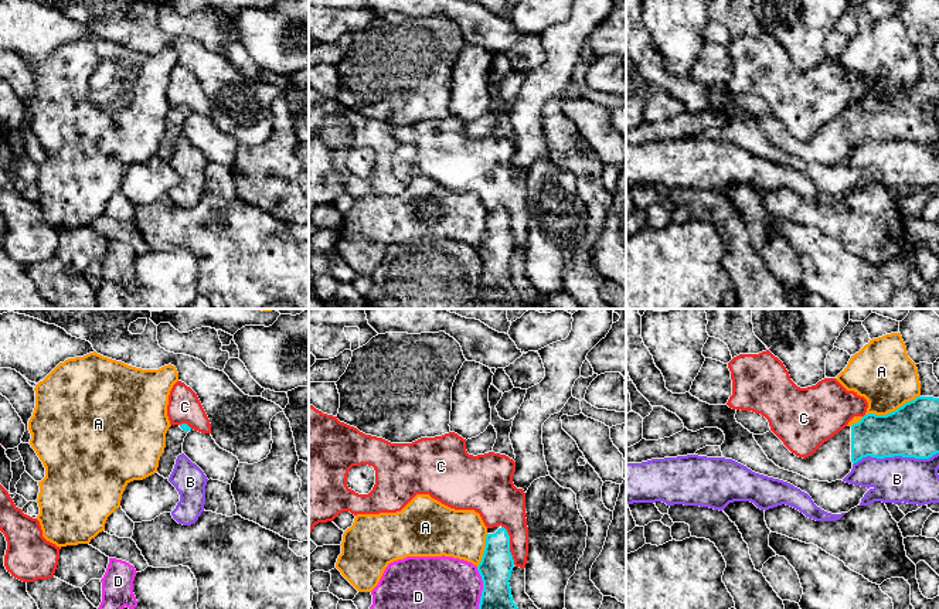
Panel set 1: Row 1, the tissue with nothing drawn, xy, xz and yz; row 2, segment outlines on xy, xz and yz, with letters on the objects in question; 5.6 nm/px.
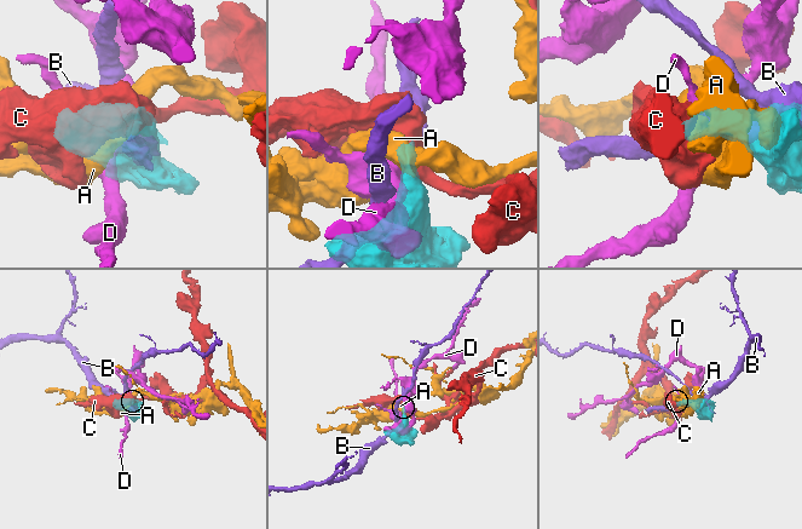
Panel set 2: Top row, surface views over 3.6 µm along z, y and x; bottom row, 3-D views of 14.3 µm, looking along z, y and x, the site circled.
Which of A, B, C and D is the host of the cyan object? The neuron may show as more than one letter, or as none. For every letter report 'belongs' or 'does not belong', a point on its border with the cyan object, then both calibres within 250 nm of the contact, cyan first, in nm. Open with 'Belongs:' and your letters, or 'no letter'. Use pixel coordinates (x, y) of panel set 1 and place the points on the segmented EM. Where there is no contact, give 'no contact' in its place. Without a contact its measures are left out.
Belongs: no letter
A: does not belong | yz (894, 411) | 300/360 nm
B: does not belong | yz (895, 455) | 300/260 nm
C: does not belong | xz (509, 545) | 190/260 nm
D: does not belong | xz (483, 588) | 190/300 nm

